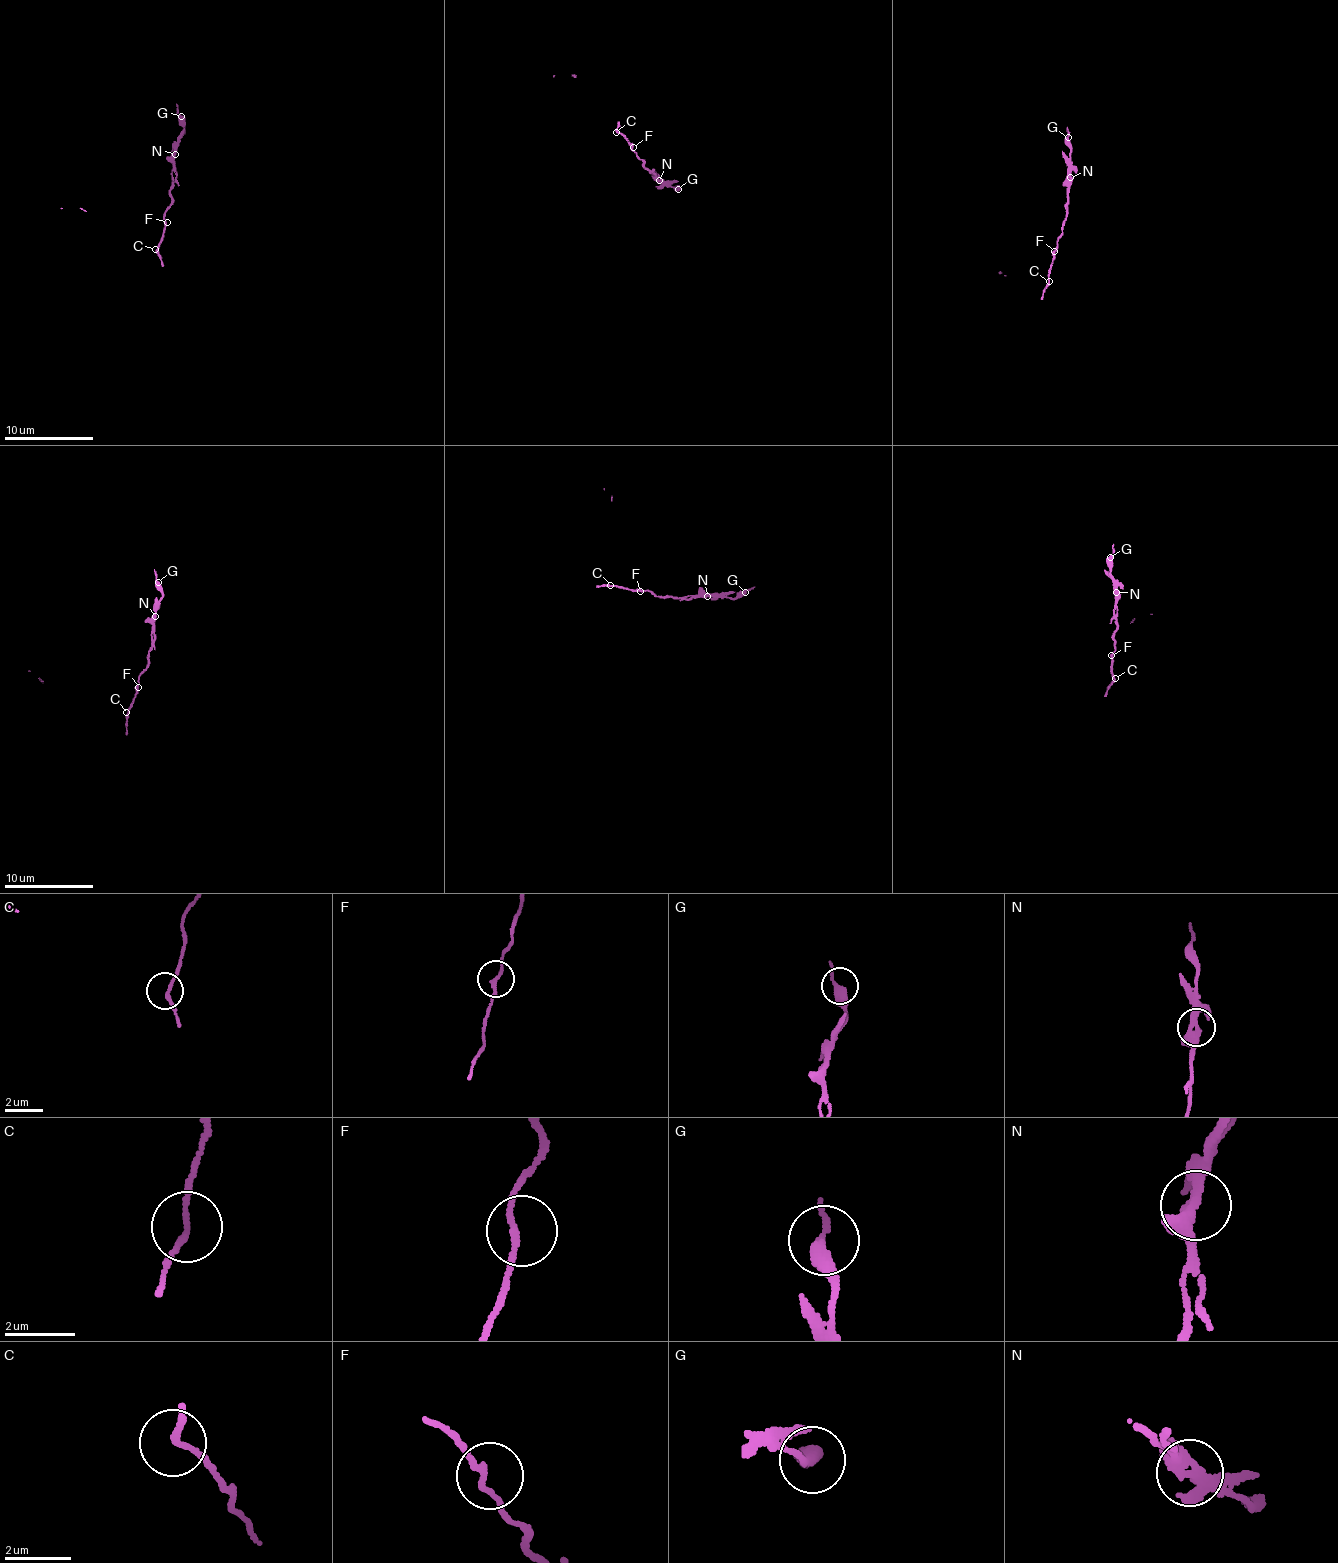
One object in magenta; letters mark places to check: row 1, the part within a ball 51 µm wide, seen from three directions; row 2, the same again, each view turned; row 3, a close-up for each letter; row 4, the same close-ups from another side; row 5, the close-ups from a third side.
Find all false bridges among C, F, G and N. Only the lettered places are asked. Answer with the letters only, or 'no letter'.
N

